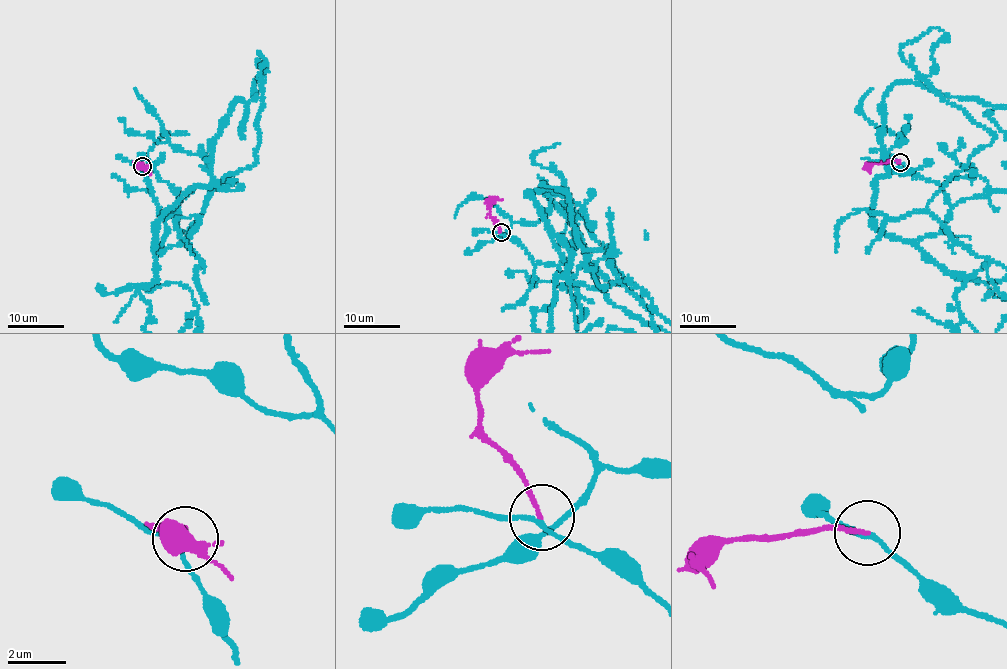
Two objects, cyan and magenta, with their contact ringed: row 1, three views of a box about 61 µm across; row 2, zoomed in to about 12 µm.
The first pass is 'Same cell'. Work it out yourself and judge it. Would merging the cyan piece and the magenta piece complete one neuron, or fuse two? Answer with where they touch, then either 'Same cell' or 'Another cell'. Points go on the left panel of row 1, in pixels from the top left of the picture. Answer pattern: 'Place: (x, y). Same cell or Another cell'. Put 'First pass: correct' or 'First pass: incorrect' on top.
First pass: correct
Place: (142, 166). Same cell

